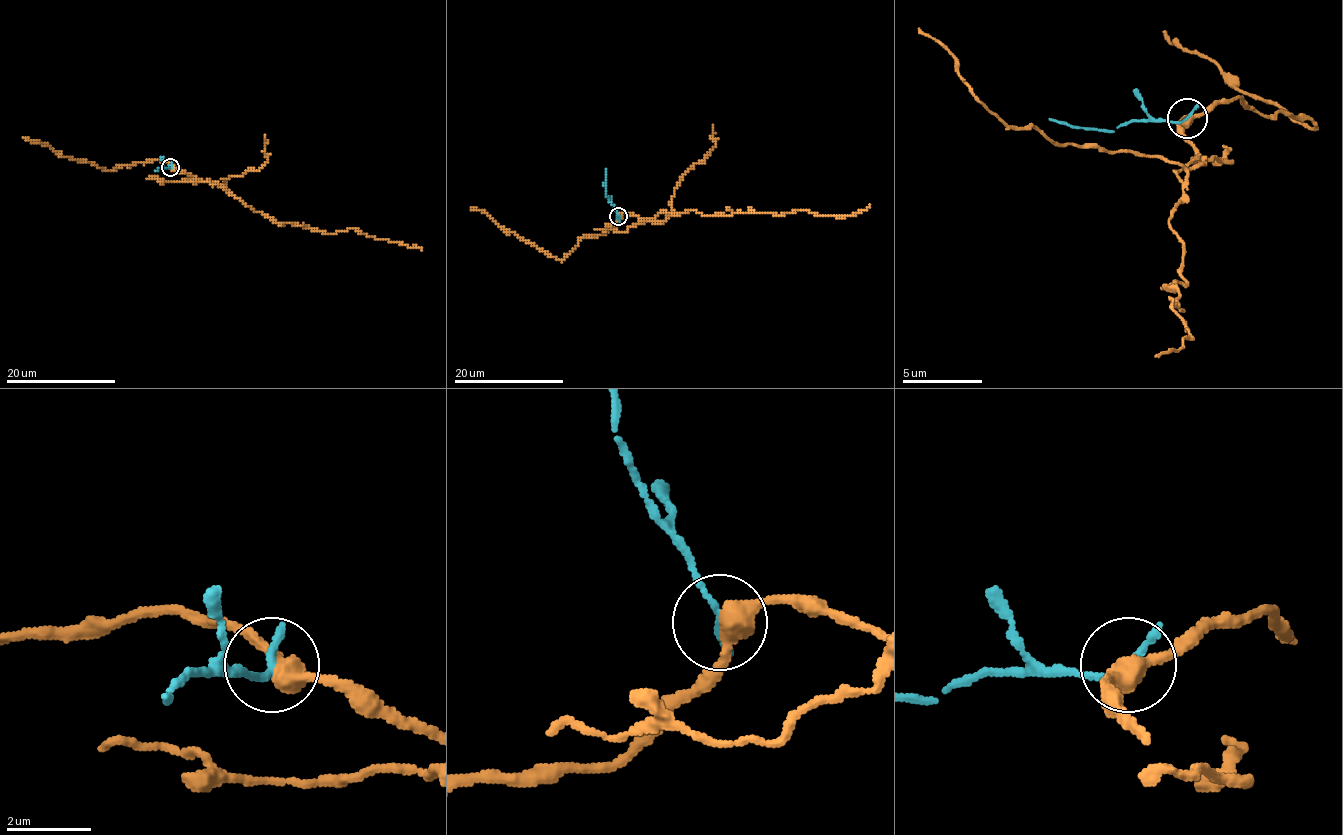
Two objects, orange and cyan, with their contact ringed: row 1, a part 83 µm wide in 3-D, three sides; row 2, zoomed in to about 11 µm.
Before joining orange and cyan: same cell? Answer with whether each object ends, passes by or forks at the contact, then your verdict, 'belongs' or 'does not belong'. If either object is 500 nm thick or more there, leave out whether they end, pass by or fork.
orange passes by | cyan ends | does not belong

